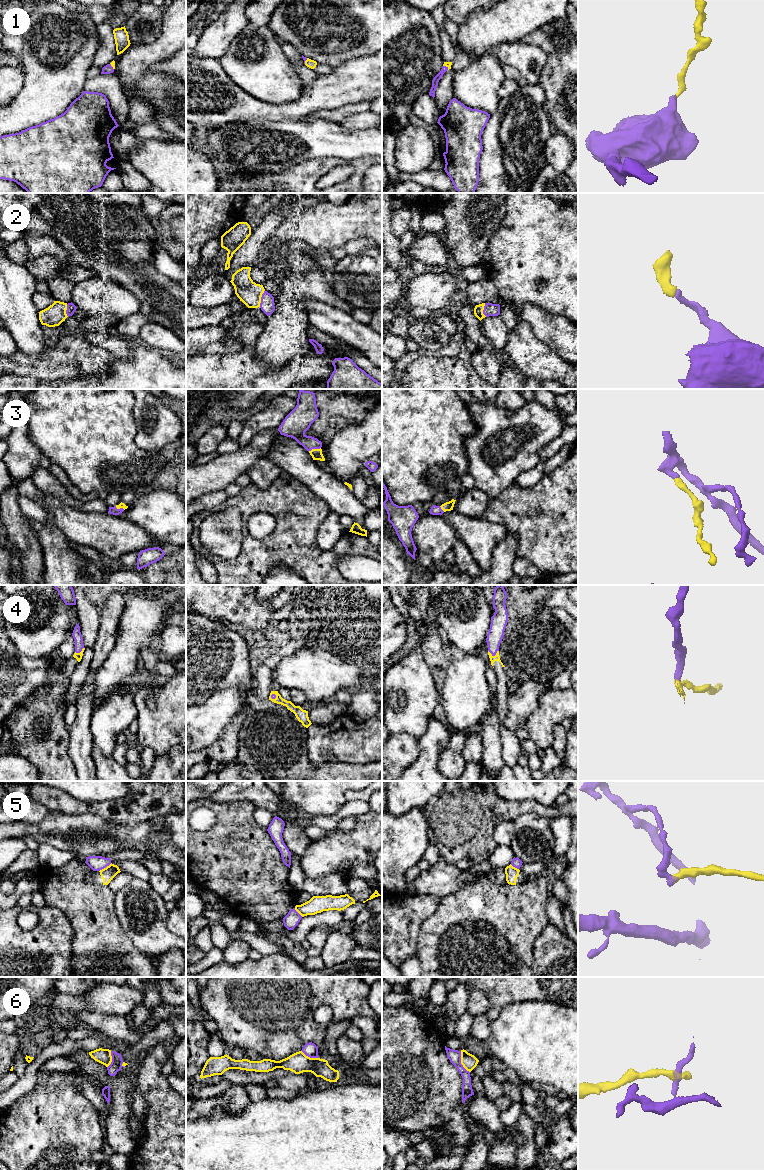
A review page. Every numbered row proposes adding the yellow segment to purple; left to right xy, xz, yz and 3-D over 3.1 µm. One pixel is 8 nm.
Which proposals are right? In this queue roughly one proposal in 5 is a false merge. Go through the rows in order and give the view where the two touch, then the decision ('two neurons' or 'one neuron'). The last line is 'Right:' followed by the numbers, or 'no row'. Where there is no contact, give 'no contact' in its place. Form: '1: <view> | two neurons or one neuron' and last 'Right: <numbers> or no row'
1: yz | one neuron
2: xz | one neuron
3: xz | one neuron
4: yz | one neuron
5: xy | two neurons
6: yz | two neurons
Right: 1, 2, 3, 4

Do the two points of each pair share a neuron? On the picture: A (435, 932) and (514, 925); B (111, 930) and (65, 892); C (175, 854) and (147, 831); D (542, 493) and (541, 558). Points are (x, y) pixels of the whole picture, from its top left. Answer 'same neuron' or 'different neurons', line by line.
A: same neuron
B: same neuron
C: same neuron
D: same neuron

